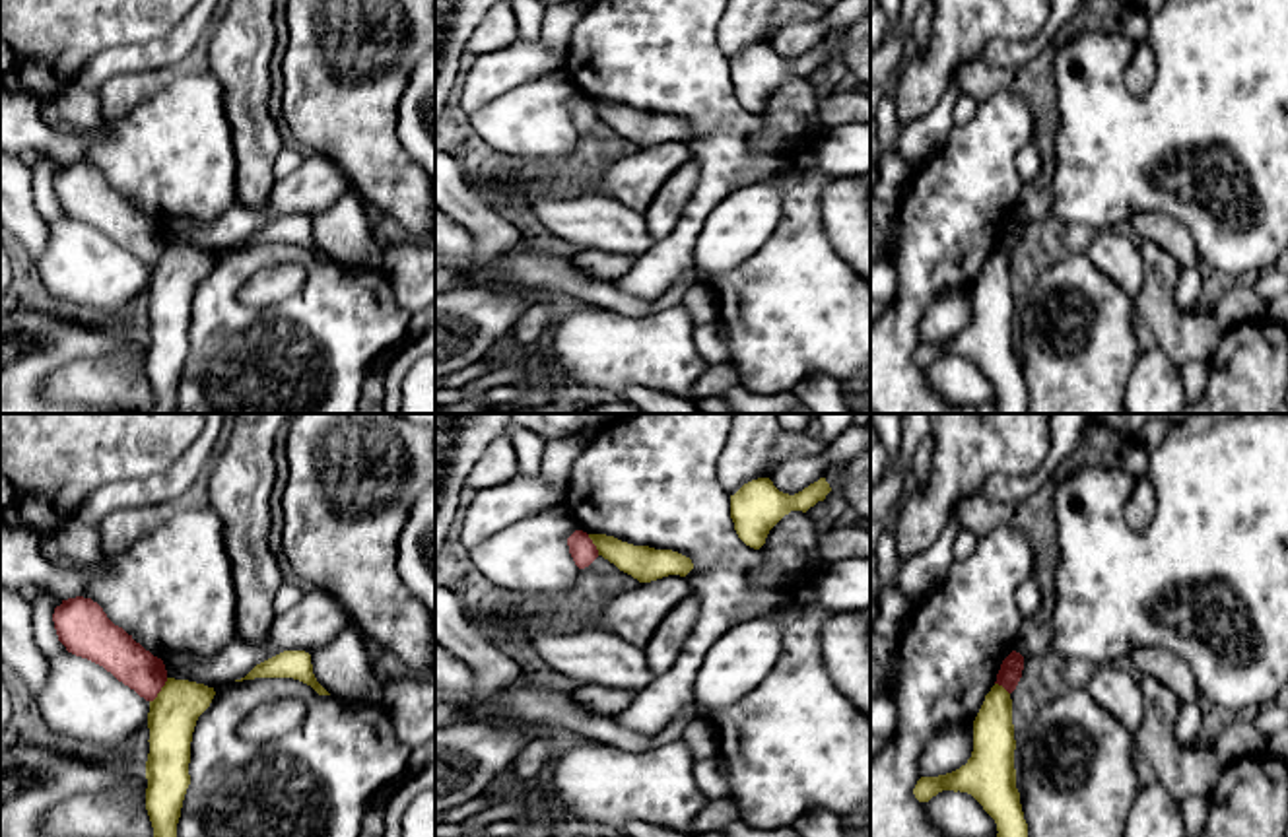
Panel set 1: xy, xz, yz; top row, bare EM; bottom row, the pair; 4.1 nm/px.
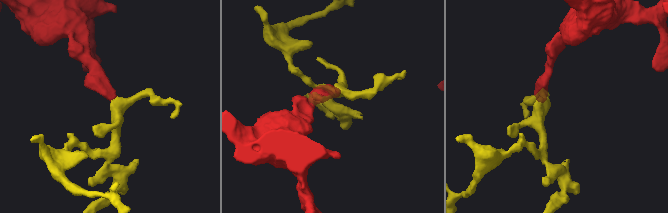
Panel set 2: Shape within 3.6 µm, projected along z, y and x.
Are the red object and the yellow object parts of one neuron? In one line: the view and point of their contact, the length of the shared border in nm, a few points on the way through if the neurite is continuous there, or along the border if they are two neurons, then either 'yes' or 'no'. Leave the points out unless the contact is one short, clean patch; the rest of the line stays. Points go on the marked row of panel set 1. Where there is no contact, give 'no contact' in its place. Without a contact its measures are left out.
contact xy (160, 690); length 130 nm; border xy (168, 678), (150, 702); no

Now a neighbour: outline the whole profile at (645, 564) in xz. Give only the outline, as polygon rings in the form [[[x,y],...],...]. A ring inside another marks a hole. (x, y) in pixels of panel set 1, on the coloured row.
[[[589,534],[589,538],[596,546],[598,555],[639,583],[651,583],[668,575],[686,577],[694,569],[690,557],[672,550],[633,546],[606,534]]]

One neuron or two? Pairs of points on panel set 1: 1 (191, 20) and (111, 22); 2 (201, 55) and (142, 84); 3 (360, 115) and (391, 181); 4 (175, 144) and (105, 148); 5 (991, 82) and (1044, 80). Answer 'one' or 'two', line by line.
1: two
2: one
3: one
4: one
5: one

